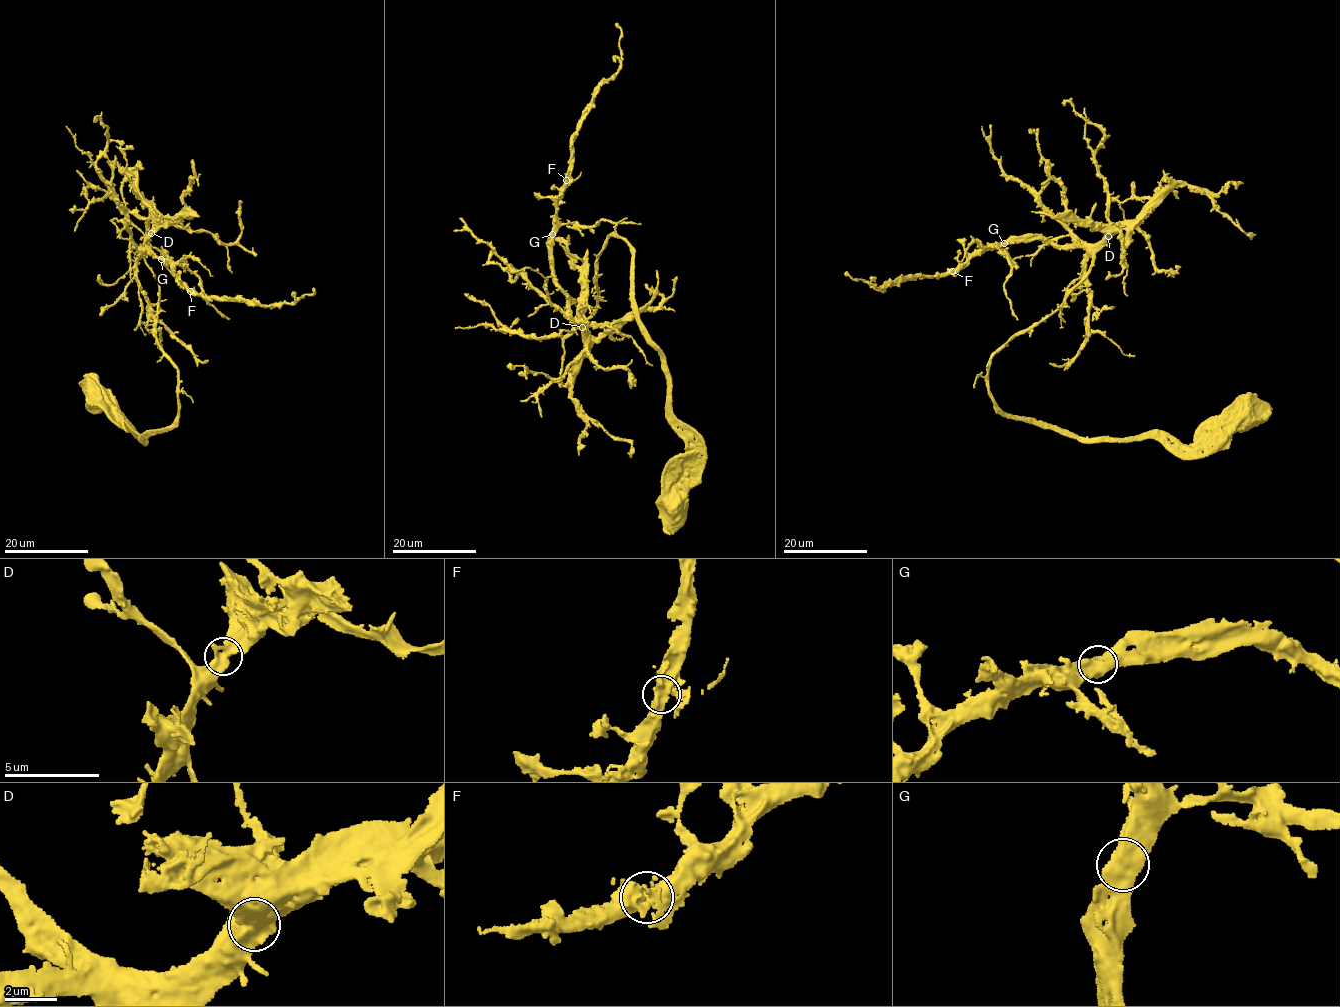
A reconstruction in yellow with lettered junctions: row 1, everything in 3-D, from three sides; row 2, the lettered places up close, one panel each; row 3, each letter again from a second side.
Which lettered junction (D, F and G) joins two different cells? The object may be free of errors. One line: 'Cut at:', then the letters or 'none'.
Cut at: none

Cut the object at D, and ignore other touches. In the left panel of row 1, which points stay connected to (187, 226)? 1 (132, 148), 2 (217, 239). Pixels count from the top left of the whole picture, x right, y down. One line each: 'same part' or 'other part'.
1: other part
2: same part

